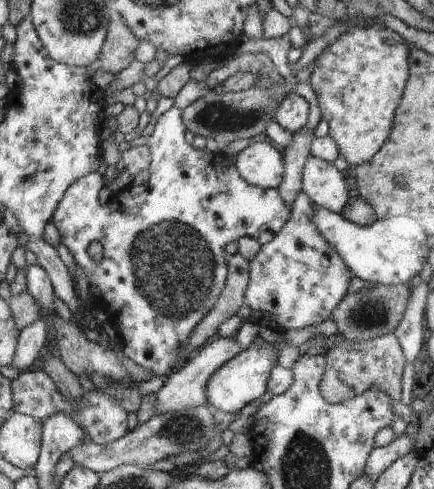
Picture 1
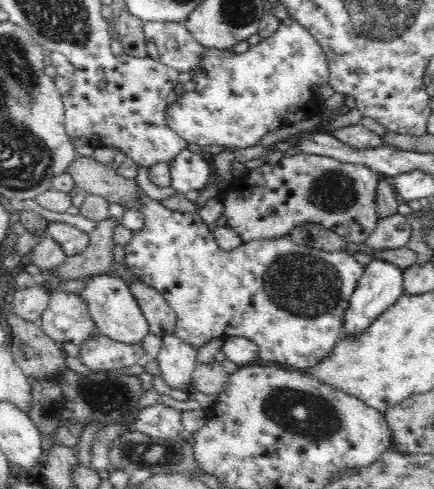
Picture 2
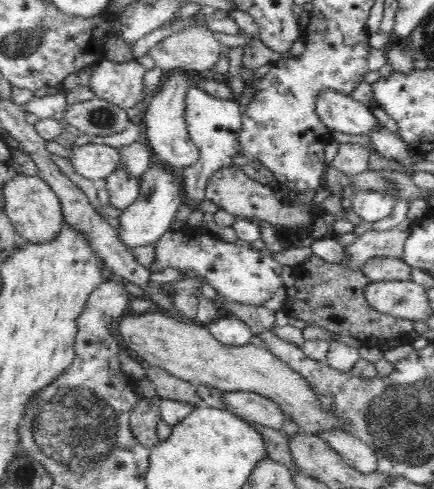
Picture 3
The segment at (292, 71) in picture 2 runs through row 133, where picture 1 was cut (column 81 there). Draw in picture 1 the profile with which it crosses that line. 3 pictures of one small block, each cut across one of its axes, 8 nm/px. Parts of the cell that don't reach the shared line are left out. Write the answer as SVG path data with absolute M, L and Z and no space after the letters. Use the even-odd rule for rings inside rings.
M171 106L167 112L163 112L163 114L155 120L151 136L139 140L139 144L143 144L143 146L149 148L149 170L147 170L147 172L149 172L149 180L147 180L145 184L141 184L141 186L127 184L127 186L125 186L123 190L119 190L117 194L111 194L107 202L99 202L97 192L103 188L103 176L101 176L101 172L85 174L85 176L77 178L73 184L69 184L69 188L65 190L65 196L59 200L59 204L57 204L57 208L55 208L53 216L51 216L51 222L55 224L57 232L59 232L59 244L63 244L63 246L71 252L75 264L77 264L77 266L83 270L83 274L87 276L89 288L93 286L93 288L101 294L99 300L93 302L93 312L99 316L101 322L109 322L109 324L115 328L115 332L117 332L117 340L115 340L115 342L117 342L119 350L121 350L133 364L145 368L147 374L149 374L149 378L161 378L161 380L165 380L173 370L177 370L177 368L181 366L183 350L187 348L187 344L189 344L189 340L191 340L195 328L197 328L197 326L203 322L203 318L215 308L215 300L217 300L219 294L223 292L223 286L225 286L225 282L227 282L227 252L225 252L225 246L227 246L229 242L233 242L233 240L239 240L239 238L253 238L253 240L257 240L257 242L263 246L263 244L271 242L271 240L277 236L277 232L283 228L283 224L291 218L291 208L283 202L283 198L279 196L277 190L263 190L263 188L257 188L257 186L247 184L247 182L241 178L241 174L237 172L237 166L235 166L237 156L229 156L227 152L223 154L221 148L219 148L217 152L209 152L207 148L197 150L193 144L187 144L187 142L185 142L185 130L187 130L187 128L185 128L183 122L181 122L181 114L183 114L181 108ZM89 242L99 242L99 244L103 246L103 256L101 256L101 262L99 262L99 264L93 262L93 260L89 258L89 254L87 254Z

